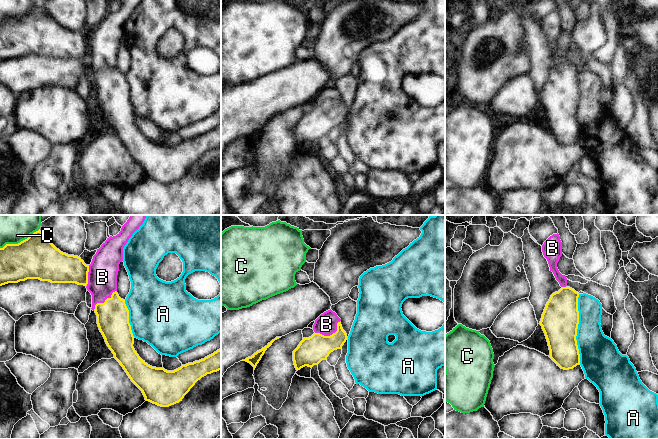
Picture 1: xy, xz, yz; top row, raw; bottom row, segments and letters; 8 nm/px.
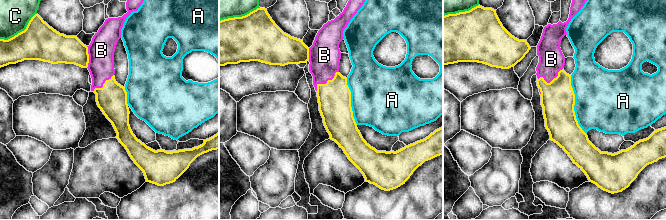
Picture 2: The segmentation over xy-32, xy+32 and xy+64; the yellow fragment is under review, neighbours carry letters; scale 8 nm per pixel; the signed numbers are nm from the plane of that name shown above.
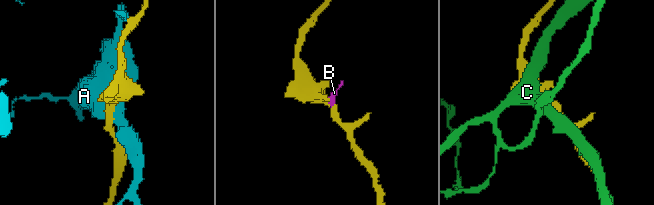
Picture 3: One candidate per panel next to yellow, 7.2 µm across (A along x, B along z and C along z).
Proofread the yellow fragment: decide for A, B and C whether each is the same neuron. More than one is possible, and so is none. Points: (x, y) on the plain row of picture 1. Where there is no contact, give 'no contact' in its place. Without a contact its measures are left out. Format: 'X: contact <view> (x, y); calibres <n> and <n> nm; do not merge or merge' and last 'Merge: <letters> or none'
A: contact yz (577, 104); calibres 300 and 280 nm; do not merge
B: contact xz (330, 111); calibres 220 and 180 nm; merge
C: contact xy (20, 18); calibres 340 and 160 nm; do not merge
Merge: B

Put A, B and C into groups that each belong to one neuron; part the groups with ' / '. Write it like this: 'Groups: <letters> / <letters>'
Groups: A / B / C

